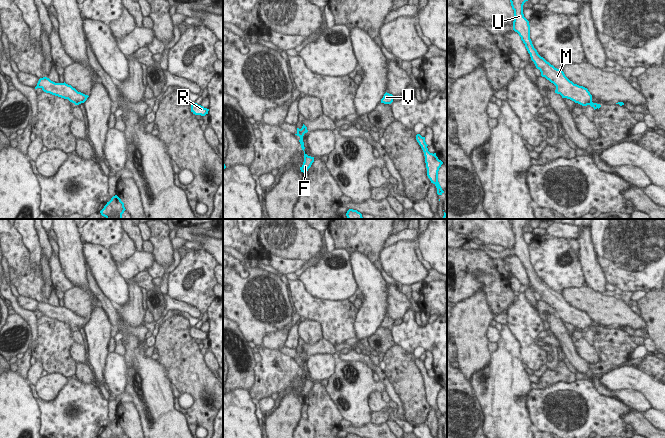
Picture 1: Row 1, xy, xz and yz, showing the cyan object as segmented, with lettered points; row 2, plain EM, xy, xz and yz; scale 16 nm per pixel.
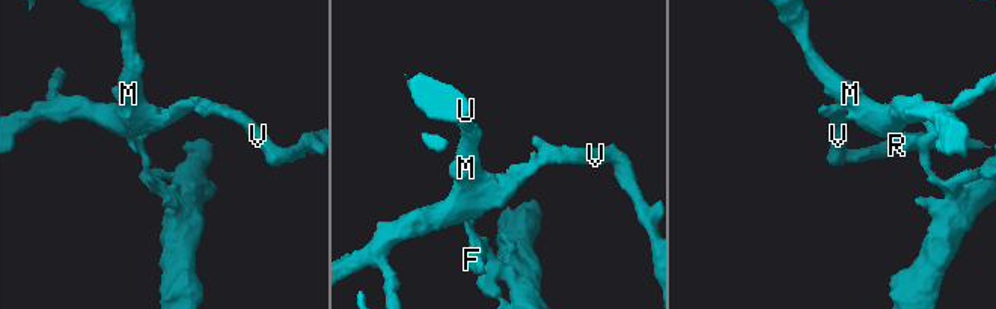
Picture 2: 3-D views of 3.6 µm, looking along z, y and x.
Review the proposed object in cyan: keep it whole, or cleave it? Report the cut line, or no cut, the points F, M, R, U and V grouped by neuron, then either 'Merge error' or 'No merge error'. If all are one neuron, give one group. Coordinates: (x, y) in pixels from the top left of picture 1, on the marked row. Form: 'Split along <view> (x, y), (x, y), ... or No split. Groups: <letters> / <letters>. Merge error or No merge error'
Split along xz (300, 136), (302, 137). Groups: F / M R U V. Merge error

